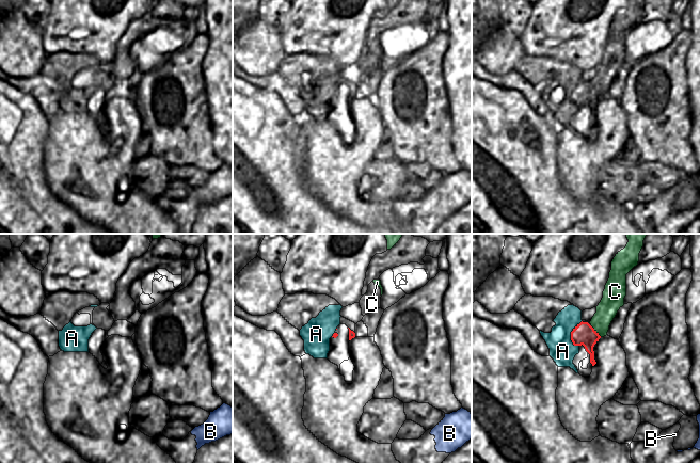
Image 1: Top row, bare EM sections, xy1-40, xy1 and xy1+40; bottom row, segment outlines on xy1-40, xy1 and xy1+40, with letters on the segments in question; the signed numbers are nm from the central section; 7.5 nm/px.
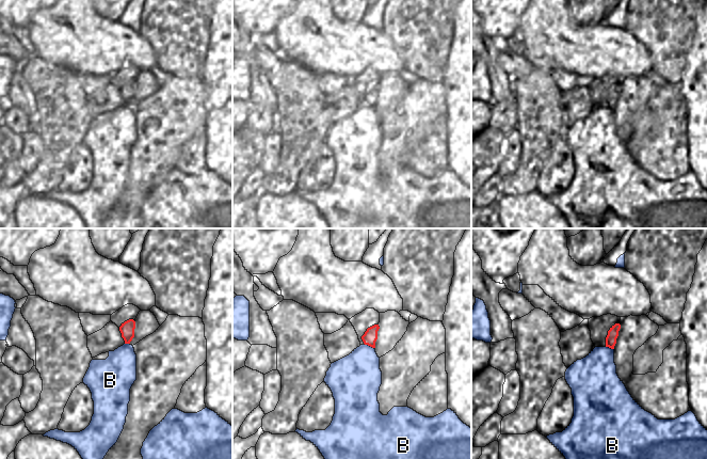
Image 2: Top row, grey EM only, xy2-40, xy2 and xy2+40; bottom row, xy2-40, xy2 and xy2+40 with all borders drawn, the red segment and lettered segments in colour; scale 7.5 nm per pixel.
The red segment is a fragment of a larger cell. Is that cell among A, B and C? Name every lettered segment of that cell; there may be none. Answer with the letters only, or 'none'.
A

